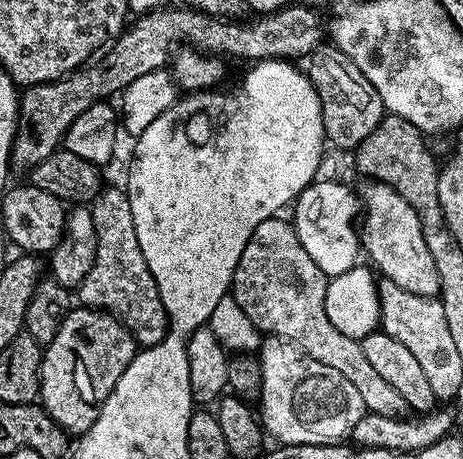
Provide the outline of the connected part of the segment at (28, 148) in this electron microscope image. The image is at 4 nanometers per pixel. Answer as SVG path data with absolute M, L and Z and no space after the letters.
M289 3L269 16L248 19L219 20L217 16L208 16L185 6L156 8L153 12L138 17L136 21L133 19L107 45L103 55L77 67L75 72L69 72L63 80L27 85L19 93L20 120L16 124L12 143L11 167L24 174L31 173L32 168L38 166L38 162L46 162L50 154L58 151L66 130L70 130L70 122L74 122L78 114L86 114L90 106L119 97L124 88L134 82L134 78L150 74L150 70L165 67L181 46L221 58L237 56L240 60L248 60L247 62L296 62L299 61L299 56L311 57L321 47L323 40L320 39L326 36L326 28L325 25L324 28L320 25L319 14L312 8L303 8L300 4Z

